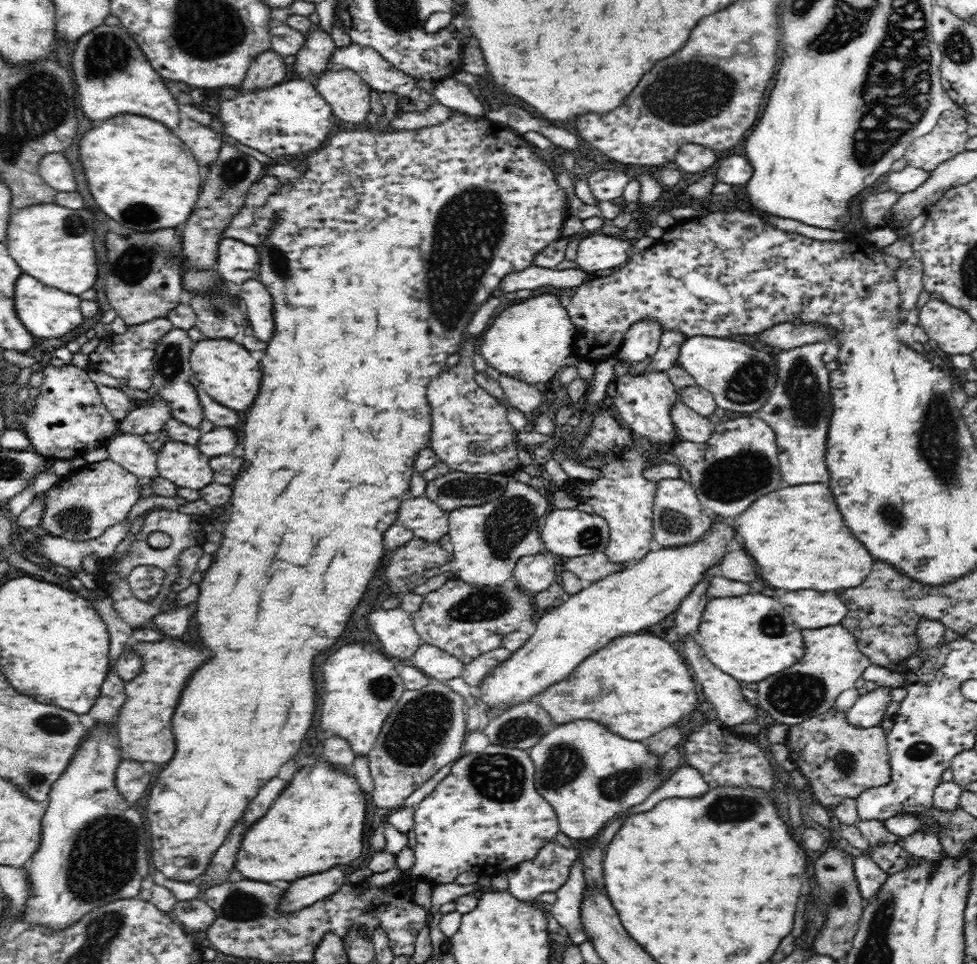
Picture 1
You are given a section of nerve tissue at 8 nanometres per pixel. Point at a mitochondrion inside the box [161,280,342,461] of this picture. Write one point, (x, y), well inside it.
(213, 306)

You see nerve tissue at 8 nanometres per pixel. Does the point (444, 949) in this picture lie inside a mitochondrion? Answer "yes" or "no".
no

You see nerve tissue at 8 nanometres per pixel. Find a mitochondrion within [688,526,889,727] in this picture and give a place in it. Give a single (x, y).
(794, 695)

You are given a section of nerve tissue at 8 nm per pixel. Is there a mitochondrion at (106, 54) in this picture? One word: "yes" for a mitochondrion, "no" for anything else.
yes

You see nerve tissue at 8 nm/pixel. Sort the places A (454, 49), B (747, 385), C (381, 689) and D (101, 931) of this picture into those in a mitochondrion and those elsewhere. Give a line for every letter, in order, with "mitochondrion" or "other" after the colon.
A: other
B: mitochondrion
C: mitochondrion
D: mitochondrion

